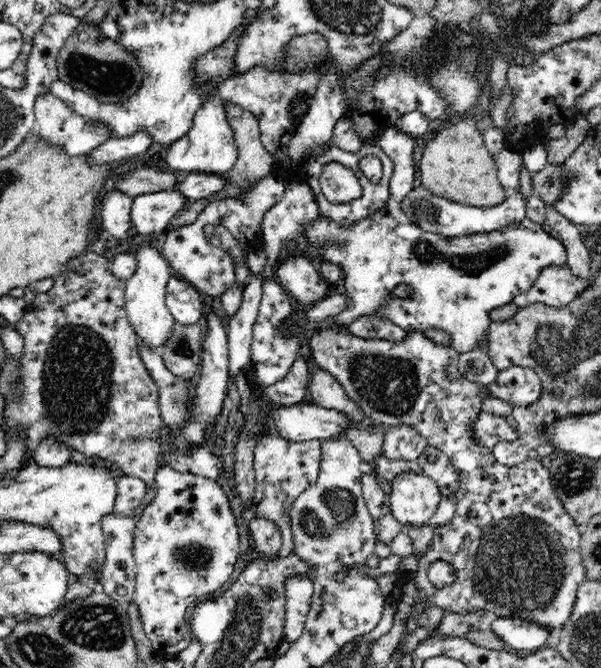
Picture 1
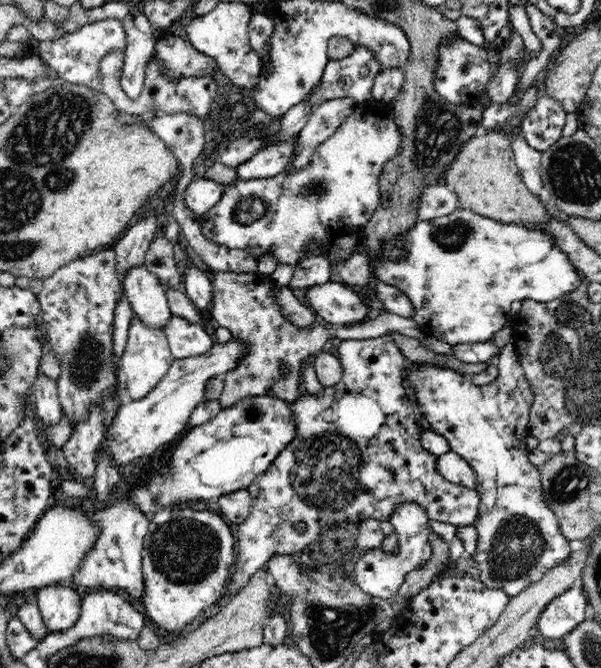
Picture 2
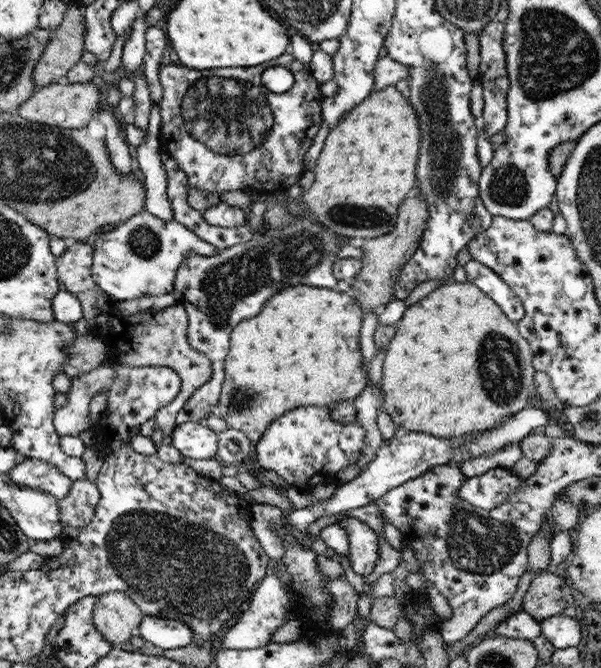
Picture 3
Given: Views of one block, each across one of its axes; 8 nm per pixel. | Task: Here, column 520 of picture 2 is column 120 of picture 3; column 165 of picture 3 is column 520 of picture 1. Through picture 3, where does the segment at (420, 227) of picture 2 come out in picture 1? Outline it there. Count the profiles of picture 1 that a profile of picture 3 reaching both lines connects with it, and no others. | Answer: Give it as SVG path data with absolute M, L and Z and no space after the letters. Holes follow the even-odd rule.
M390 127L382 131L375 141L390 157L394 170L389 182L388 202L372 216L354 222L353 226L339 226L320 214L318 220L308 224L304 236L308 245L316 248L325 261L341 265L345 280L345 295L348 306L336 316L326 320L326 327L347 328L354 320L362 316L379 316L406 331L424 332L429 329L442 330L451 338L451 346L460 353L480 349L486 353L488 328L491 323L490 312L506 306L517 295L536 283L538 275L546 268L568 264L566 247L563 242L540 223L532 222L528 217L502 225L497 229L472 233L470 235L448 235L429 233L416 226L401 209L402 199L414 188L416 170L414 169L414 143L407 133ZM409 286L411 295L400 296L398 291Z

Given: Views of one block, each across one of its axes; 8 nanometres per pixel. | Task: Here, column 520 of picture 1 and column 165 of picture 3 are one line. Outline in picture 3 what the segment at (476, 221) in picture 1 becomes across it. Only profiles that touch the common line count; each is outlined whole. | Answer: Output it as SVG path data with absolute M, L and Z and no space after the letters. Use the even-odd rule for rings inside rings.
M153 103L149 125L143 143L137 148L136 160L145 178L144 210L157 215L162 220L173 220L173 212L167 197L166 169L159 155L159 136L161 126L160 108Z

